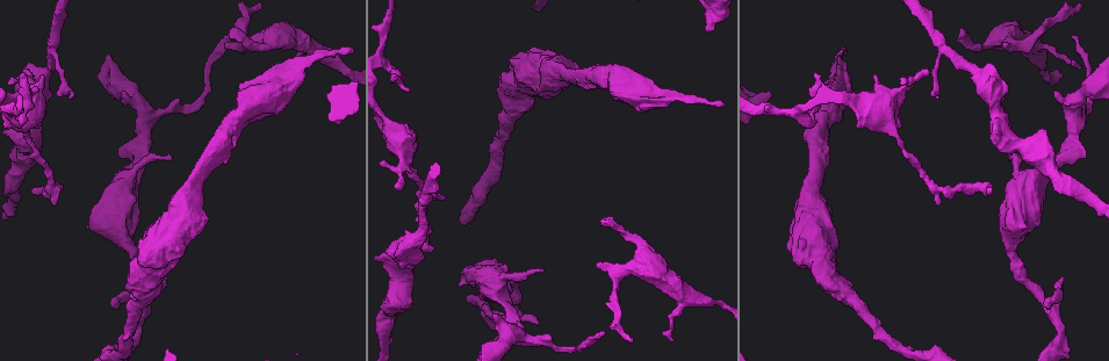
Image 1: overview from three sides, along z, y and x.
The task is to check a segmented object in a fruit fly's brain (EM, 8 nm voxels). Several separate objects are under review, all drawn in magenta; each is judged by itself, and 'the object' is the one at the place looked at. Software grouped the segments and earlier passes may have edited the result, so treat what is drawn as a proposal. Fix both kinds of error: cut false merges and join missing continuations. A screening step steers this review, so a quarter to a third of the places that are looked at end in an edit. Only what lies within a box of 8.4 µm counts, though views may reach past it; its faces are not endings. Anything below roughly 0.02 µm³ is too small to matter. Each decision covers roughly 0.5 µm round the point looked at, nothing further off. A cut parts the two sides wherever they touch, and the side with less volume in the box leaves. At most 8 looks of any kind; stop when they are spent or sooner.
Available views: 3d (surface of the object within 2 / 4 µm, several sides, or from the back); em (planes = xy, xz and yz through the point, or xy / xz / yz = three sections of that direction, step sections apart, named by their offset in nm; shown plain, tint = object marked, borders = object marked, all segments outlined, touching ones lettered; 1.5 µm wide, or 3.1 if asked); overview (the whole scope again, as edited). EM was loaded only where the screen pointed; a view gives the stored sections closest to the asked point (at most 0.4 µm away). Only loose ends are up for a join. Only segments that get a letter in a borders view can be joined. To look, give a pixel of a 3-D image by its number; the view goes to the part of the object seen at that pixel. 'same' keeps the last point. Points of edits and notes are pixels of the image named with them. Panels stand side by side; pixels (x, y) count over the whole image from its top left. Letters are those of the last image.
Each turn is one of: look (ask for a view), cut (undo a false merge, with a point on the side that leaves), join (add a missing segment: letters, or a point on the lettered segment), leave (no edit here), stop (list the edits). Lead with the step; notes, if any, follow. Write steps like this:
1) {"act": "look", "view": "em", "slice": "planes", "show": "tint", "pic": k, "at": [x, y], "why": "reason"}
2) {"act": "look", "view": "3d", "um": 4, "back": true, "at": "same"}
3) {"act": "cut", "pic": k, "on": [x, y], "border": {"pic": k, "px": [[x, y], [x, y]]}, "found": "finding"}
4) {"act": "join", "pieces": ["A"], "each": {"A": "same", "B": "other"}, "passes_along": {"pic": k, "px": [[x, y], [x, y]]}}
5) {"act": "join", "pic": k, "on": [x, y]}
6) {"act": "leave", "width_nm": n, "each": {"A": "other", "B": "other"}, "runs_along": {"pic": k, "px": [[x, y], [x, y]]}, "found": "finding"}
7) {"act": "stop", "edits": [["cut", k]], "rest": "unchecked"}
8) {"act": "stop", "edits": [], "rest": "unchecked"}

{"act": "look", "view": "em", "slice": "xz", "step": 4, "show": "tint", "pic": 1, "at": [442, 198], "why": "thin end"}

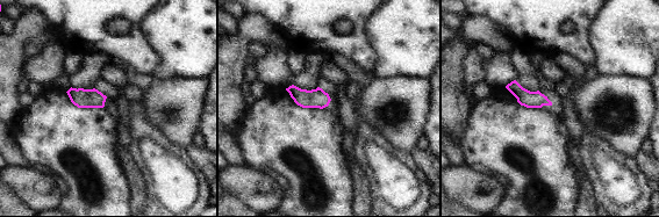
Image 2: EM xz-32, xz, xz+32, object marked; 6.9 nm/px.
{"act": "look", "view": "em", "slice": "planes", "show": "borders", "at": "same"}

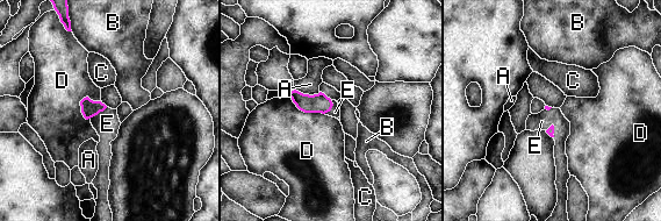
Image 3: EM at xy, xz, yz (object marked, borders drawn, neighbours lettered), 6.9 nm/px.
{"act": "join", "pieces": ["E"], "each": {"A": "other", "B": "other", "C": "other", "D": "other", "E": "same"}, "passes_along": {"pic": 3, "px": [[90, 108], [98, 113], [107, 123]]}, "found": "the neuron continues"}

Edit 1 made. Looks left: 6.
{"act": "look", "view": "em", "slice": "xy", "step": 8, "show": "tint", "pic": 1, "at": [991, 189], "why": "long arm stops here"}

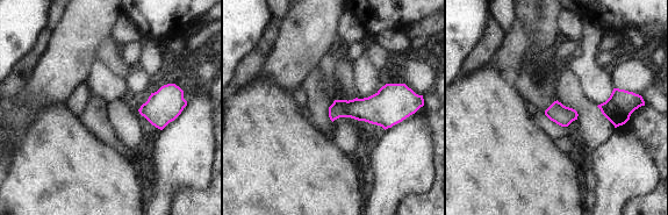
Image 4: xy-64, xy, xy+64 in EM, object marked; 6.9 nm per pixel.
{"act": "look", "view": "em", "slice": "planes", "show": "borders", "at": "same"}

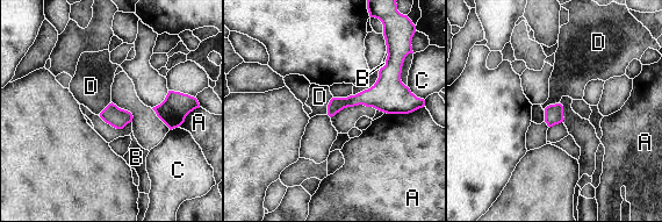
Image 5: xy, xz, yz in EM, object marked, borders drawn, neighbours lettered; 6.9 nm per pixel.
{"act": "leave", "longest_contact_nm": ["A", 220], "each": {"A": "other", "B": "other", "C": "other", "D": "other"}, "border": {"pic": 5, "px": [[332, 97], [328, 105], [326, 114]]}, "found": "none of them fits"}

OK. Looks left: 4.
{"act": "look", "view": "3d", "um": 2, "pic": 1, "at": [519, 309], "why": "a narrow waist"}

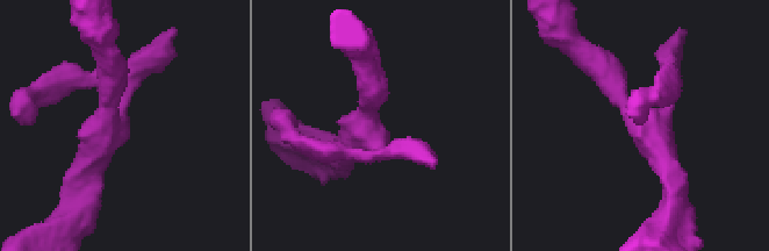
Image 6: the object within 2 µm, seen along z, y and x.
{"act": "look", "view": "em", "slice": "planes", "show": "borders", "pic": 6, "at": [107, 132], "why": "now the EM"}

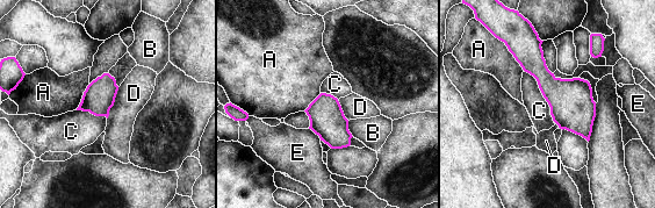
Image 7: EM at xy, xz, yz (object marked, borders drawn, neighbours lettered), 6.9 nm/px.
{"act": "leave", "longest_contact_nm": ["C", 420], "each": {"A": "other", "B": "other", "C": "other", "D": "other", "E": "other"}, "border": {"pic": 7, "px": [[119, 87], [107, 119]]}, "found": "all the same neuron"}

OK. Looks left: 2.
{"act": "stop", "edits": [["join", 3]], "rest": "unchecked"}

